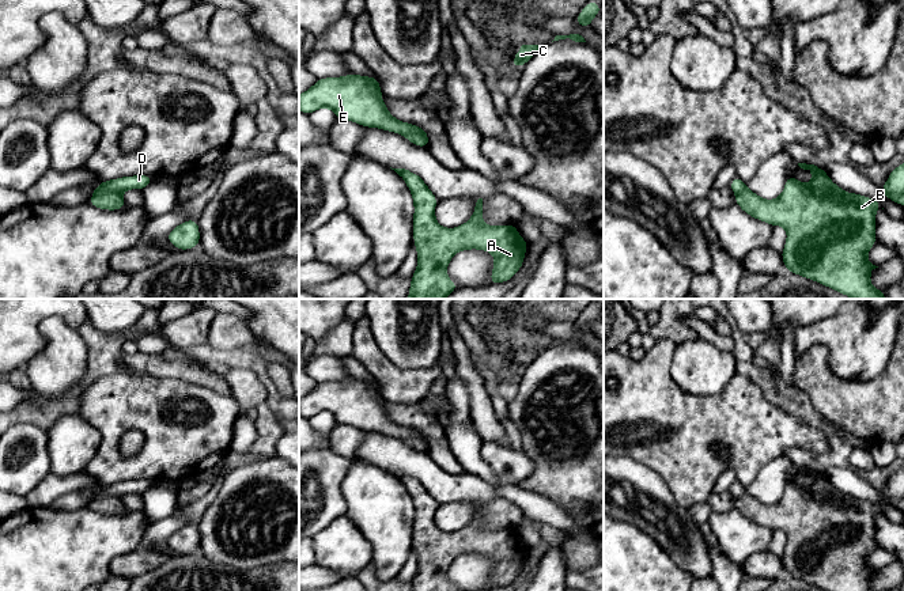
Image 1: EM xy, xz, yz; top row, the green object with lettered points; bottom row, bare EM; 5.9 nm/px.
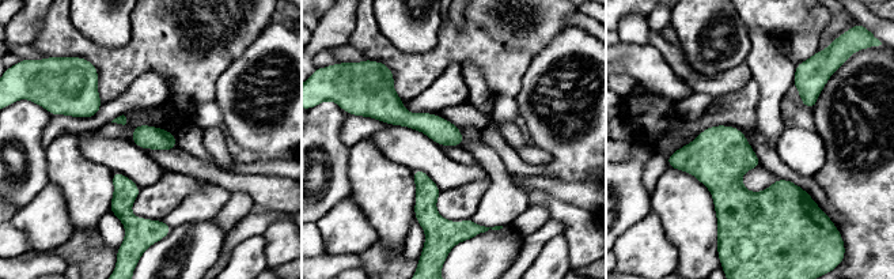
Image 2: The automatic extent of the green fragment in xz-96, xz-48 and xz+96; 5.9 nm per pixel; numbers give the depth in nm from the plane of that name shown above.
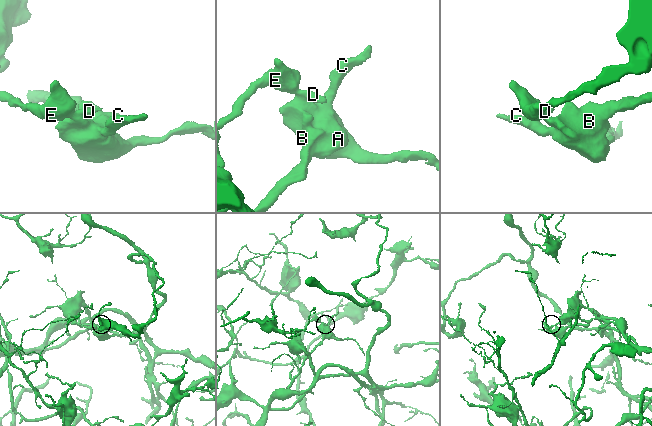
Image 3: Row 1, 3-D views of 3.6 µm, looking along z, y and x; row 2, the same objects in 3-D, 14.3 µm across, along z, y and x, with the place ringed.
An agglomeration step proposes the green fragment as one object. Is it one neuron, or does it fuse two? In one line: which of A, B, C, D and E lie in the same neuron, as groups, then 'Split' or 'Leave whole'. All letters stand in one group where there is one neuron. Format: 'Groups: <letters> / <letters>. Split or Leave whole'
Groups: A B C / D E. Split

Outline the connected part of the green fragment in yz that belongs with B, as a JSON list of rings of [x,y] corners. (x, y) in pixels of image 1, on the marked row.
[[[798,163],[813,174],[810,183],[801,183],[795,175],[786,178],[782,194],[764,200],[750,189],[735,194],[735,204],[749,216],[769,226],[782,226],[787,239],[780,257],[787,272],[817,281],[852,299],[886,299],[884,289],[875,289],[870,273],[878,268],[866,254],[878,243],[875,213],[882,204],[867,196],[847,192],[835,185],[824,168]]]

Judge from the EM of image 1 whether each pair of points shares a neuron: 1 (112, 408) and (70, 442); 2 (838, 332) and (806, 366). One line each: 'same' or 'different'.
1: different
2: different

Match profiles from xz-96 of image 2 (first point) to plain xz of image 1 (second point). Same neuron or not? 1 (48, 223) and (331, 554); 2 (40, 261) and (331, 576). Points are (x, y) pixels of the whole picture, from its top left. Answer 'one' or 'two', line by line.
1: one
2: one

